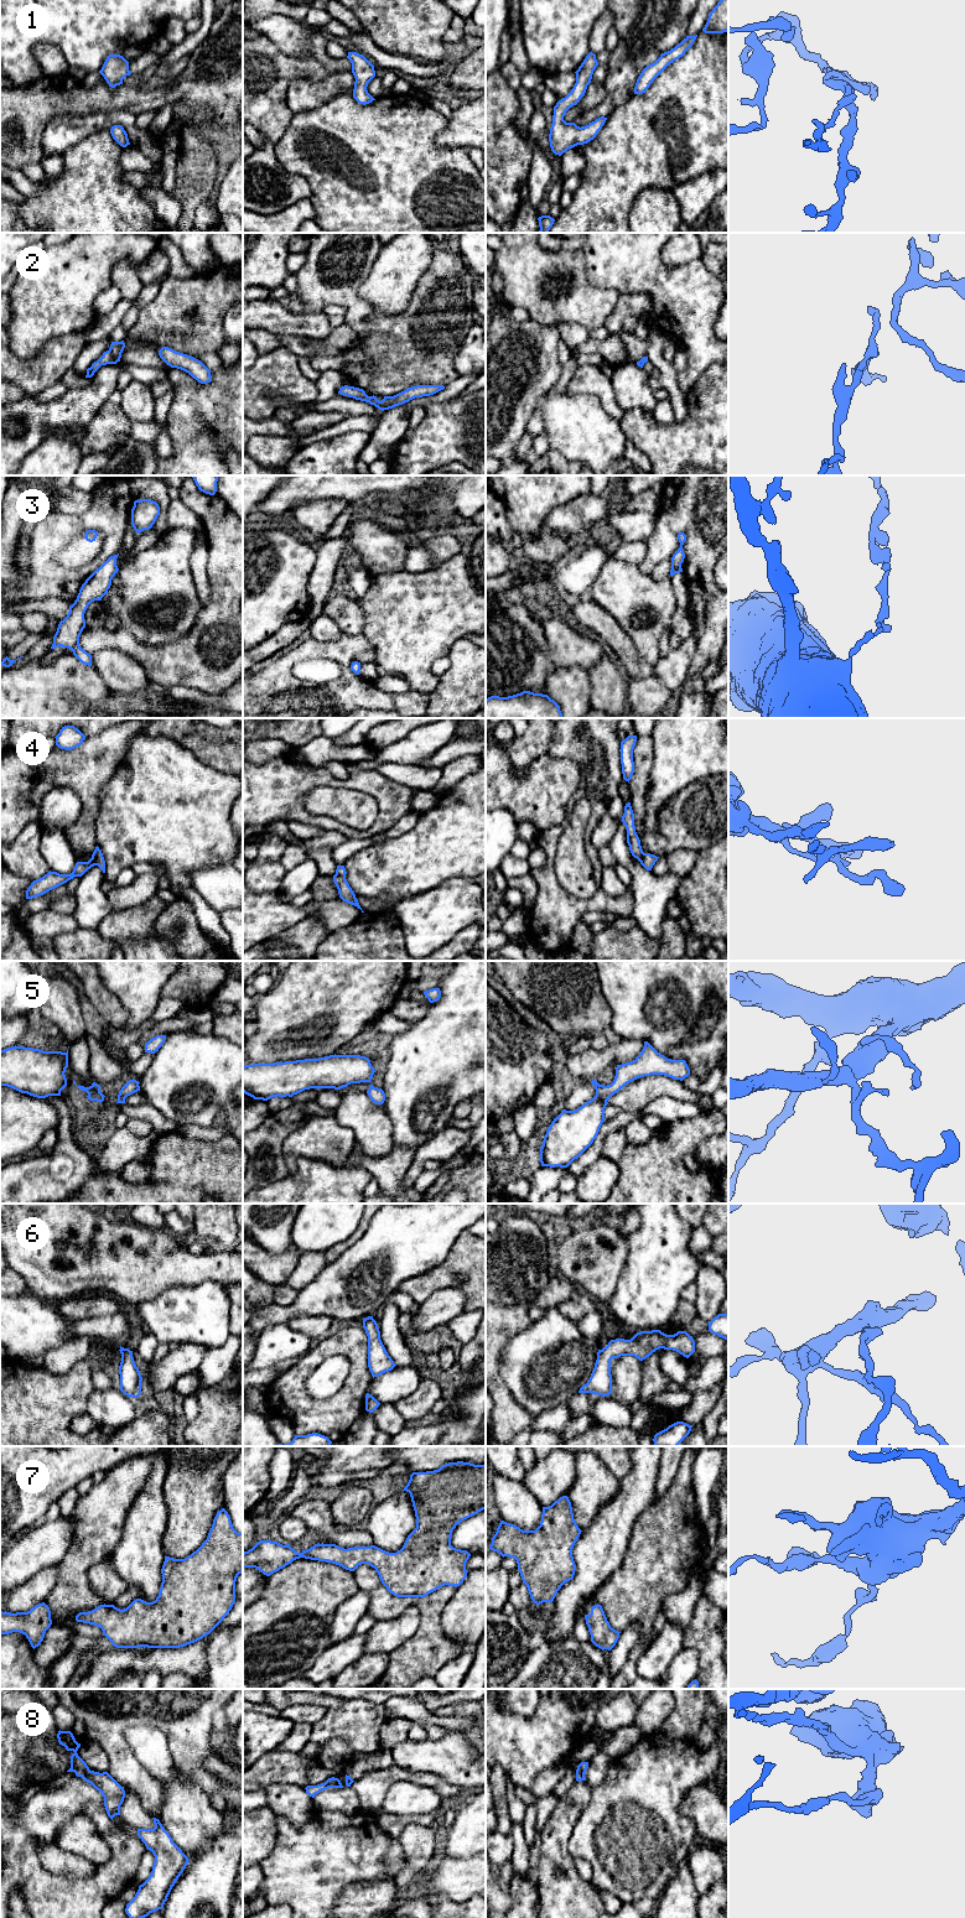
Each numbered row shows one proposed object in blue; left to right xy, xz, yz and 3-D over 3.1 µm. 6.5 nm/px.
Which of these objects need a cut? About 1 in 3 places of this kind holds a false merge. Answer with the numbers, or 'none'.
4

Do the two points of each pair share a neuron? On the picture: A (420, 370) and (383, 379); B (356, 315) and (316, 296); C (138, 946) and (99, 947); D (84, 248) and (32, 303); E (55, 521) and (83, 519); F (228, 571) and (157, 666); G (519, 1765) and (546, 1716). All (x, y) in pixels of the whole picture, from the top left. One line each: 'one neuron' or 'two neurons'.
A: one neuron
B: one neuron
C: two neurons
D: one neuron
E: one neuron
F: one neuron
G: one neuron

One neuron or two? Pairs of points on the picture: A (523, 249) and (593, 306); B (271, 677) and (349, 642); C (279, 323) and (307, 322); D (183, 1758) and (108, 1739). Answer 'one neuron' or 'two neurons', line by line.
A: one neuron
B: one neuron
C: one neuron
D: one neuron

